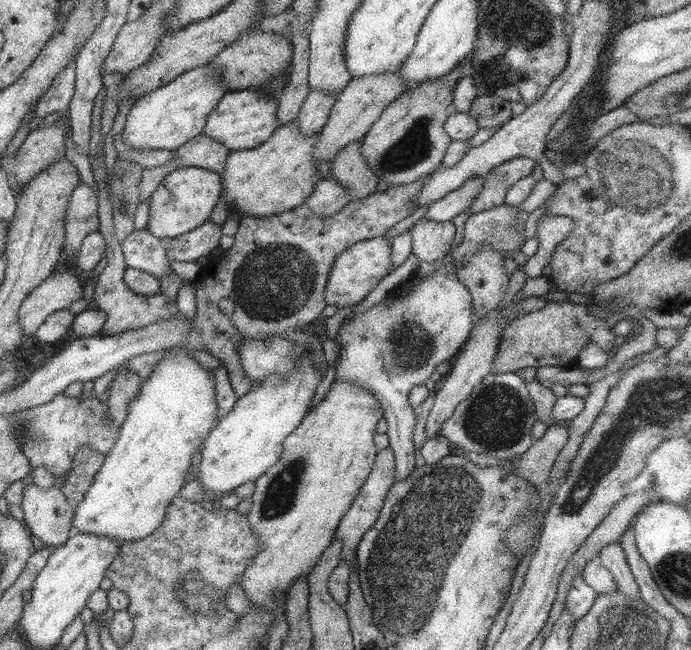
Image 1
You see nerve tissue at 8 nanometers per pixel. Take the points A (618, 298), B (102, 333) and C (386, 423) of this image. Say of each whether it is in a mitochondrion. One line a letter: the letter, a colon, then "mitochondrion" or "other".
A: mitochondrion
B: other
C: other

